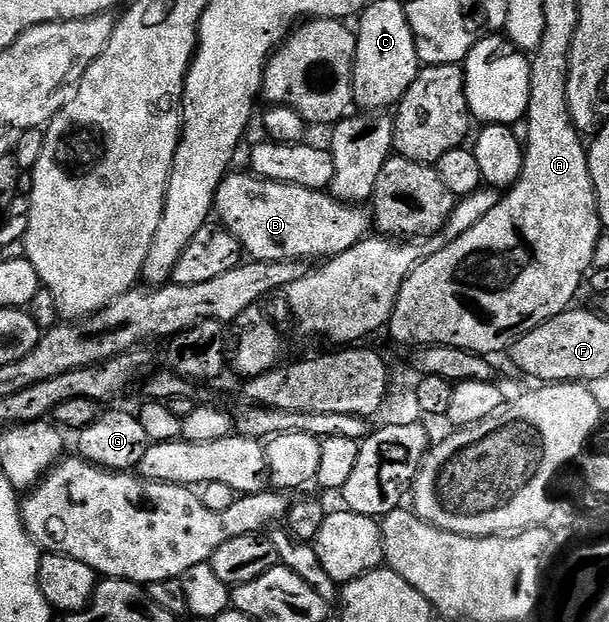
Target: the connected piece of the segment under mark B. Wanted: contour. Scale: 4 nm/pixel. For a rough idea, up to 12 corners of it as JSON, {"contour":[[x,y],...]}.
{"contour":[[230,172],[219,225],[257,262],[331,260],[369,237],[363,205]]}

